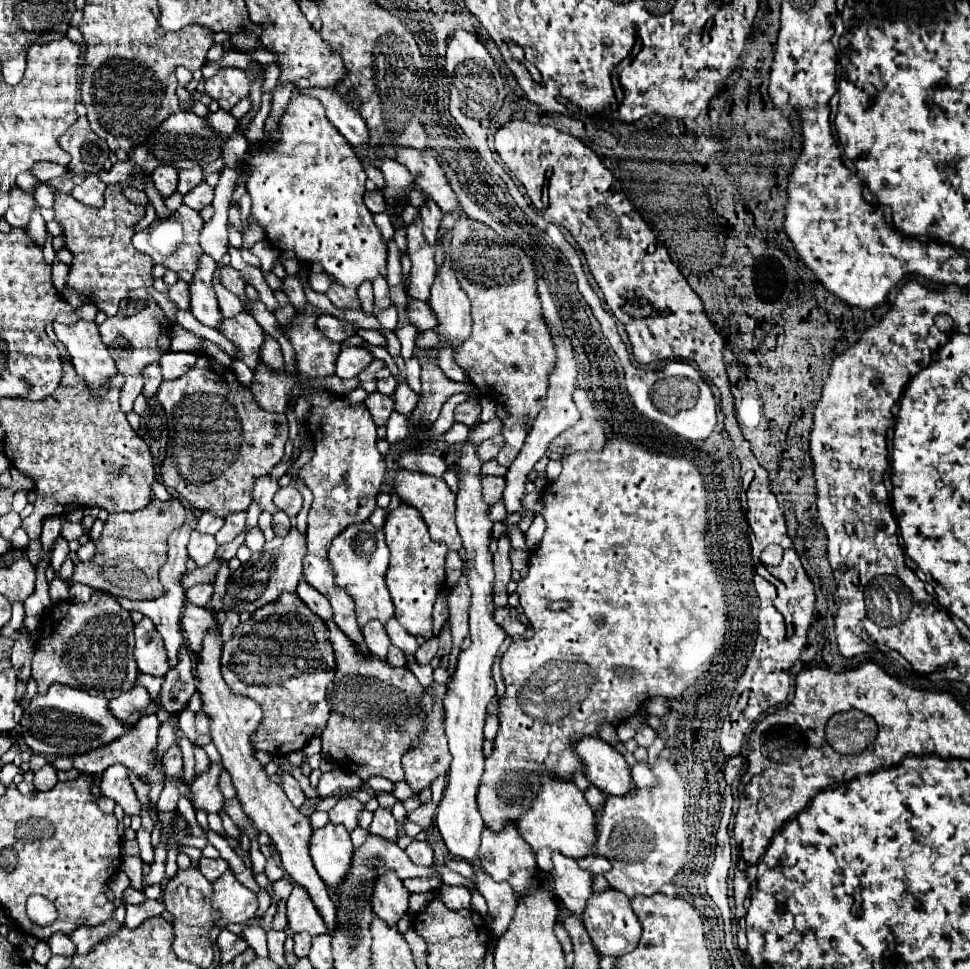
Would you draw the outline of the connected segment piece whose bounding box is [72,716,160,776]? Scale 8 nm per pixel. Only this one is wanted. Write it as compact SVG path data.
M146 716L142 718L134 730L126 730L126 734L122 734L120 738L116 738L114 742L106 744L106 746L100 746L98 750L90 750L86 754L80 754L80 756L74 756L72 758L72 764L76 770L80 772L90 772L90 774L102 774L108 766L120 762L124 764L126 768L134 768L140 776L146 776L152 768L154 768L154 760L156 760L156 740L158 740L158 718L156 716Z

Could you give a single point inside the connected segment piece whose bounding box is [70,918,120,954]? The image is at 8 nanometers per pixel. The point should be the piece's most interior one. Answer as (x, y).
(86, 937)

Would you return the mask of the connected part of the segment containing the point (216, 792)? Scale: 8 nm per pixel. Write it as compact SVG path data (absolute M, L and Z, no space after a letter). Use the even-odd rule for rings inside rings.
M212 762L210 768L202 774L196 776L194 784L190 786L192 792L192 802L202 808L206 814L208 812L218 812L222 810L224 804L224 796L218 788L218 780L220 780L220 772L222 772L222 764Z

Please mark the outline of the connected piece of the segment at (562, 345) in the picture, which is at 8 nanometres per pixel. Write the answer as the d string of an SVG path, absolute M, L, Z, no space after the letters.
M548 324L548 330L552 334L552 342L554 342L554 350L556 350L556 362L554 362L554 368L548 376L548 394L546 394L546 404L542 408L542 412L536 416L534 420L534 426L532 430L528 432L528 438L524 442L524 448L520 452L520 456L514 460L514 464L508 468L508 474L506 474L506 490L504 490L504 506L506 506L506 512L508 514L516 514L522 510L522 498L526 494L524 490L524 484L528 480L528 474L534 470L534 464L546 454L548 450L548 444L550 440L554 440L558 434L562 434L566 428L574 426L580 418L580 412L576 410L574 402L572 402L572 392L576 390L576 358L572 354L572 346L570 346L570 340L556 334L552 330L552 326Z

